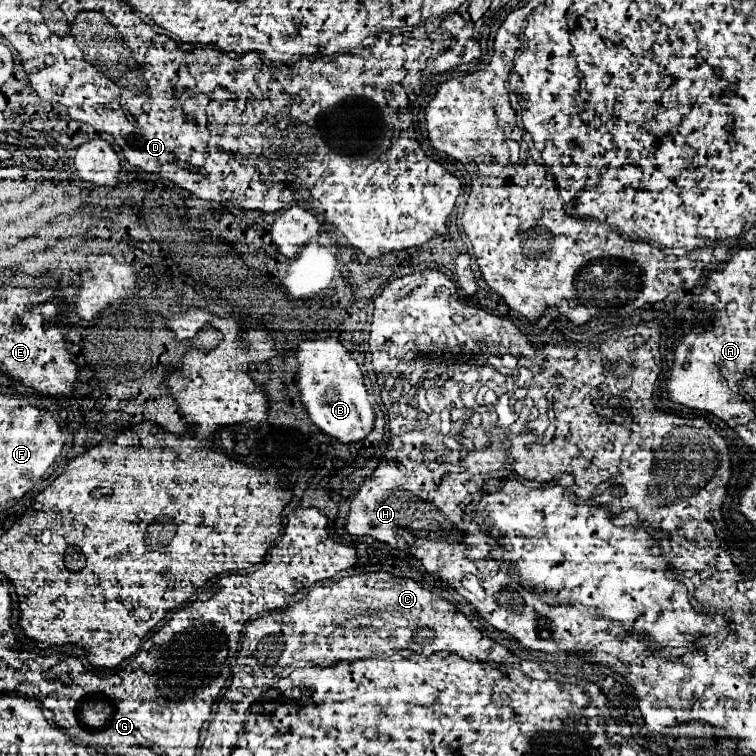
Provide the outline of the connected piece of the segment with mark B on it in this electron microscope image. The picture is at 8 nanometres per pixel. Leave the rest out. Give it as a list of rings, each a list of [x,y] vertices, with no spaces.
[[[336,338],[304,340],[298,344],[296,358],[300,364],[298,386],[302,402],[312,422],[342,444],[362,442],[374,430],[374,410],[368,402],[364,376],[350,352]]]

